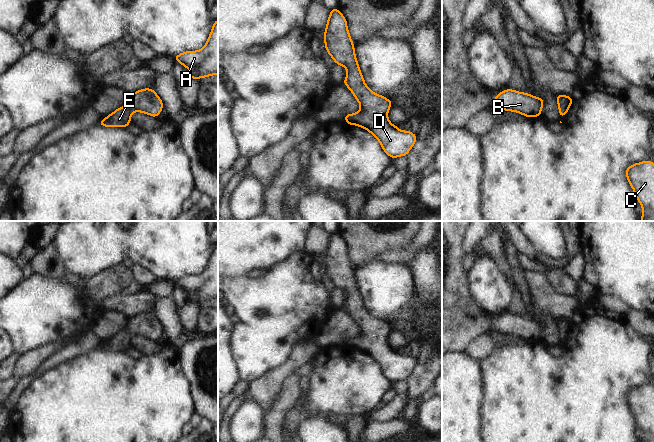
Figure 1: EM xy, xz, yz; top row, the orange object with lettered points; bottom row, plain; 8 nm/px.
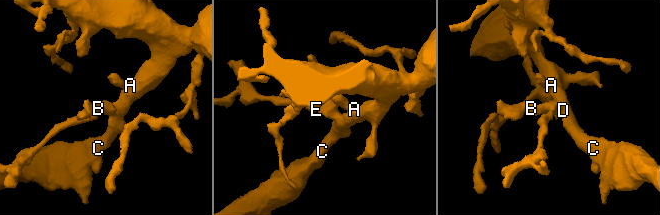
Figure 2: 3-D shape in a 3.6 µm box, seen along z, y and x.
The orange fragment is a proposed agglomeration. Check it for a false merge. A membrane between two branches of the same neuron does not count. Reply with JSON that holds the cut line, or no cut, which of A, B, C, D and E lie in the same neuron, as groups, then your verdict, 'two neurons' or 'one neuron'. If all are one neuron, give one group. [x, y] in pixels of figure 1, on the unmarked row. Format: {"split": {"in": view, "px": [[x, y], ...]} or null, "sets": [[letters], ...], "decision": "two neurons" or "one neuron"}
{"split": null, "sets": [["A", "B", "C", "D", "E"]], "decision": "one neuron"}

